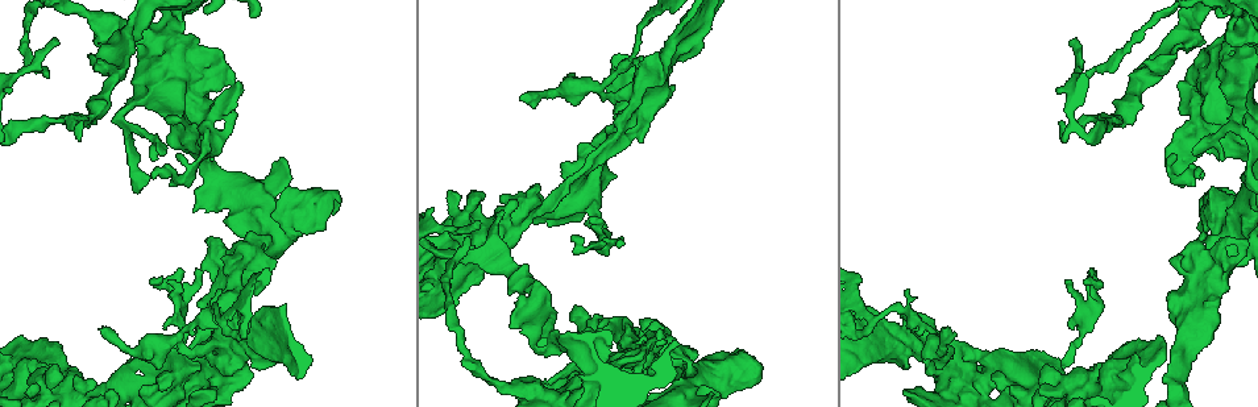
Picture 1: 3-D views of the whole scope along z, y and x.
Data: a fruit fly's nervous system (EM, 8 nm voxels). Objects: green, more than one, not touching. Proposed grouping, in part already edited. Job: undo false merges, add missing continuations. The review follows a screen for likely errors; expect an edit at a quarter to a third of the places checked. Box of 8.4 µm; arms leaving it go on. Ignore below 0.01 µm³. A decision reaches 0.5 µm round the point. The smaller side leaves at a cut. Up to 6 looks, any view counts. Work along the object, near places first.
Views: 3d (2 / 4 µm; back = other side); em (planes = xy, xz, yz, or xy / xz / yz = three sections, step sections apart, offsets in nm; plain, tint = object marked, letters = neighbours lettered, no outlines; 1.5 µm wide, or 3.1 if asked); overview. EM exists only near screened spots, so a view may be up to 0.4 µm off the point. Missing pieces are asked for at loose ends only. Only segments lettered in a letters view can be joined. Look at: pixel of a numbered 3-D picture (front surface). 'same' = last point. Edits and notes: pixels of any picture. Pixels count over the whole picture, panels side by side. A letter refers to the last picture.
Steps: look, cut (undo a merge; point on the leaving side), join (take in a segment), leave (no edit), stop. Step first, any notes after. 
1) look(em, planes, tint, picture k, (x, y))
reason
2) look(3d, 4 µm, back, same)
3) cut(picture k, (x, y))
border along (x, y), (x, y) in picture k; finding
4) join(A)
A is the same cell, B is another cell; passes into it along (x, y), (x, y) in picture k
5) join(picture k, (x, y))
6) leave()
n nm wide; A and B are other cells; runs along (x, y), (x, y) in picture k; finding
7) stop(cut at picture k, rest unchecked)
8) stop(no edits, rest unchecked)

look(3d, 2 µm, picture 1, (529, 104))
free end

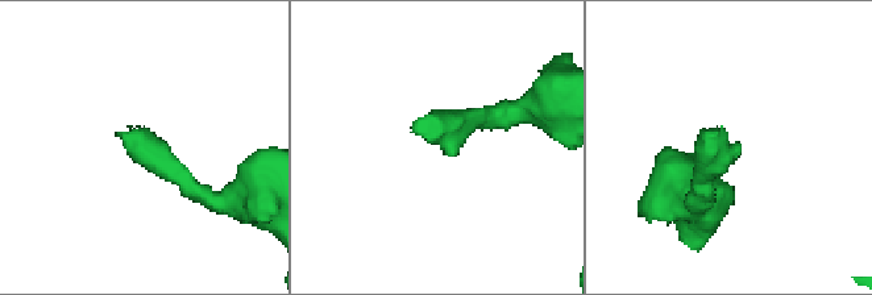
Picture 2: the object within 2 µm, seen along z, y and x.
look(em, planes, tint, picture 2, (725, 131))

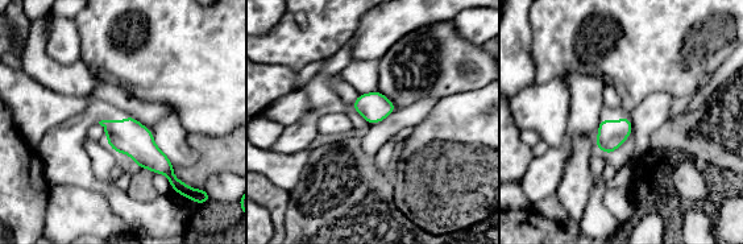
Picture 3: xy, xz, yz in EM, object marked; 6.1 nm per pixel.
look(em, planes, letters, same)
see the neighbours

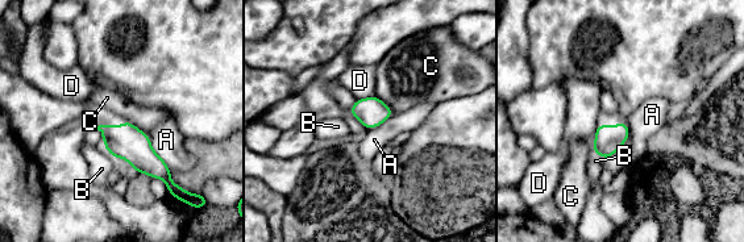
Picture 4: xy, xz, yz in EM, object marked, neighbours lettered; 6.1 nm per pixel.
leave()
A, B, C and D are other cells; border along (146, 133), (153, 150), (171, 170) in picture 4; no lettered segment goes on from it

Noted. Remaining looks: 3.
look(em, planes, letters, picture 1, (190, 328))
a narrow waist

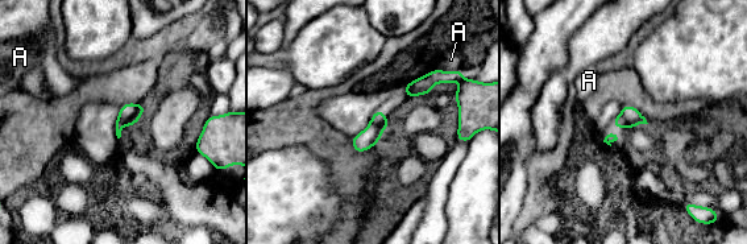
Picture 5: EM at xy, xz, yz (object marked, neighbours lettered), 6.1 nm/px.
leave()
120 nm wide; A is another cell; border along (436, 66), (447, 71) in picture 5; continuous, no second cell

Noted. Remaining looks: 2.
look(3d, 4 µm, picture 1, (586, 222))

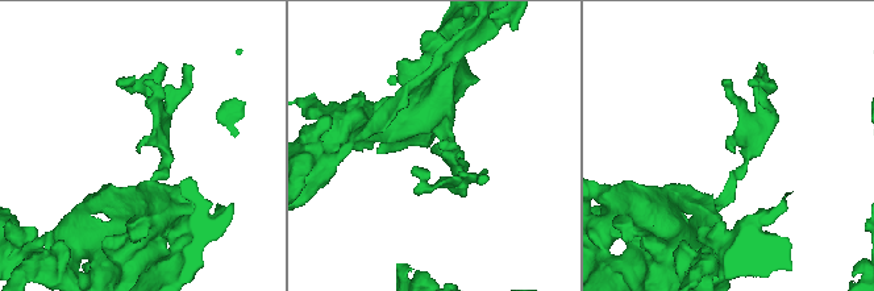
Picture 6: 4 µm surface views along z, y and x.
look(em, planes, letters, picture 6, (730, 150))
need the tissue

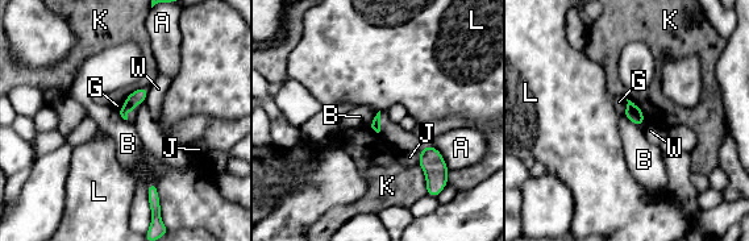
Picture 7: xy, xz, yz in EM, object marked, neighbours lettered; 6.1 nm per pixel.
leave()
A, B, G, J, K, L and W are other cells; border along (146, 185), (146, 199), (150, 208) in picture 7; no lettered segment goes on from it

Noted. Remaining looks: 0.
stop(no edits, rest unchecked)

